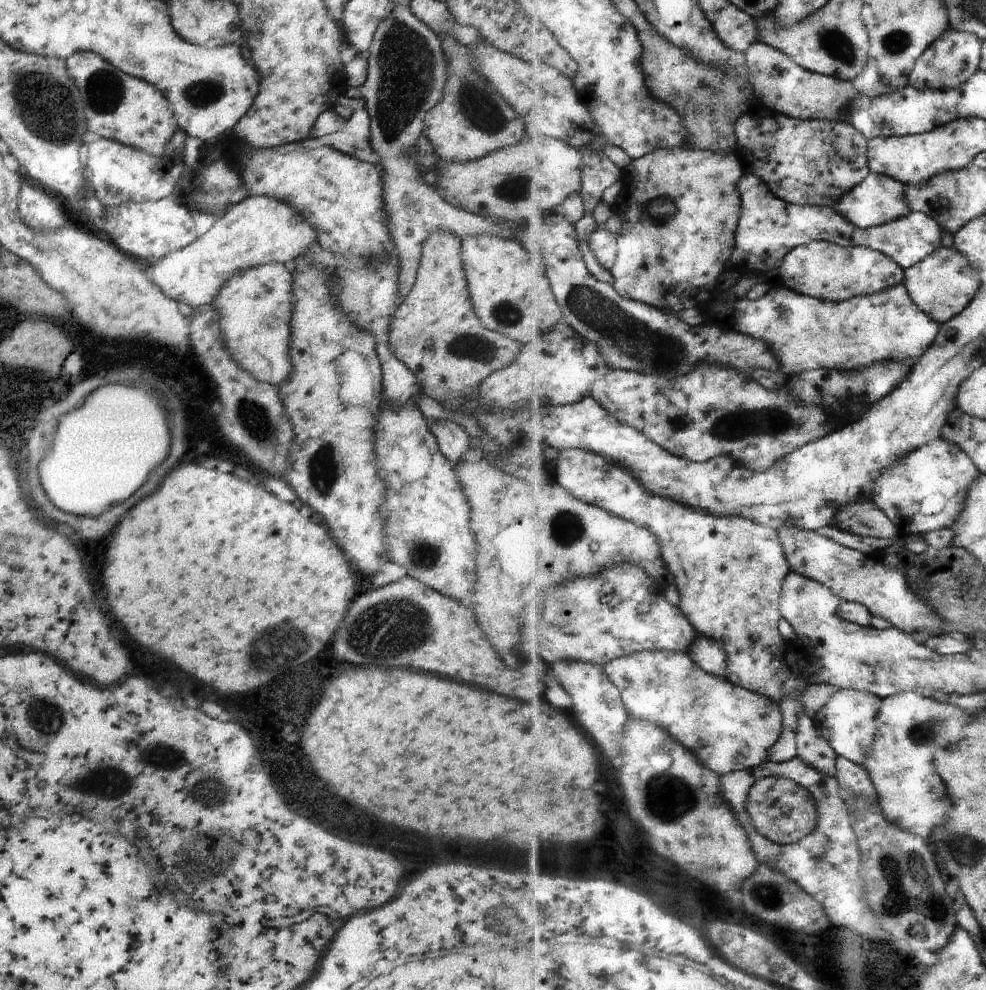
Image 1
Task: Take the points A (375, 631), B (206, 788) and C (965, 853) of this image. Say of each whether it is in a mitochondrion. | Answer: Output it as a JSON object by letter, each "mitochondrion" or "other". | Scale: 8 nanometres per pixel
{"A":"mitochondrion","B":"mitochondrion","C":"mitochondrion"}

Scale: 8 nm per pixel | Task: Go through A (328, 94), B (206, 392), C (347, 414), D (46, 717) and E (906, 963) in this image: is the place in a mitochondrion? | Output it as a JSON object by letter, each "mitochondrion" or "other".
{"A":"other","B":"other","C":"other","D":"mitochondrion","E":"other"}

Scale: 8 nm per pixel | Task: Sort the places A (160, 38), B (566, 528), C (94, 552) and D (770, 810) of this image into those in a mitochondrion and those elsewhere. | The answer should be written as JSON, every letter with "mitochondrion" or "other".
{"A":"other","B":"mitochondrion","C":"other","D":"mitochondrion"}

